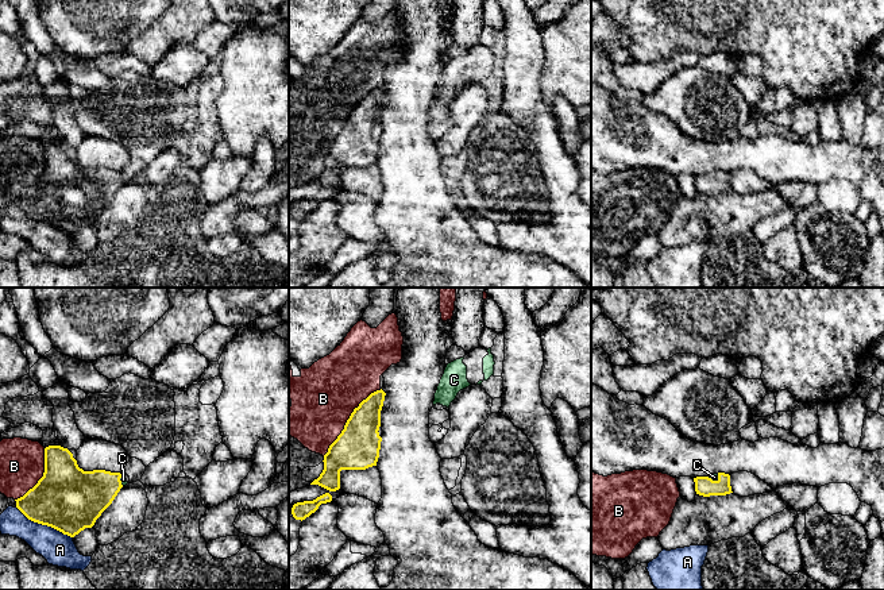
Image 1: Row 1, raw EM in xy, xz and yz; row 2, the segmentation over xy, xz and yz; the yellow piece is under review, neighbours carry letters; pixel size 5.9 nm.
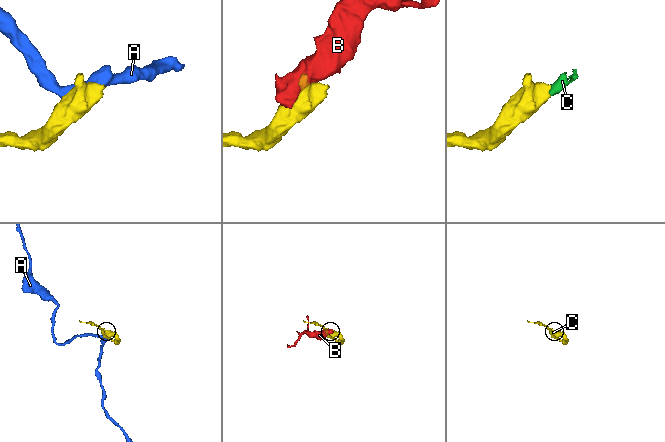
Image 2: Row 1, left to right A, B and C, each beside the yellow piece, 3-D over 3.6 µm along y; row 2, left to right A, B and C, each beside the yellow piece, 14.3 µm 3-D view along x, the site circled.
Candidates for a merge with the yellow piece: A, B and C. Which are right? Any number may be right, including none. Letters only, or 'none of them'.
C

